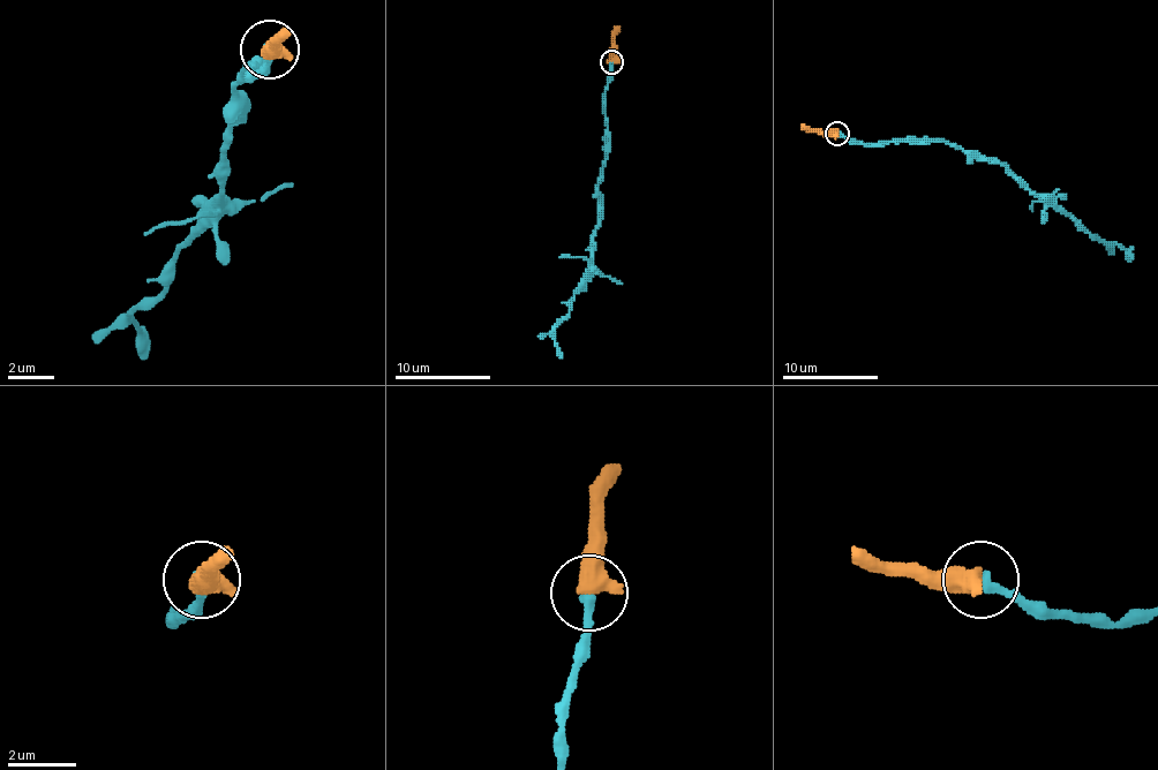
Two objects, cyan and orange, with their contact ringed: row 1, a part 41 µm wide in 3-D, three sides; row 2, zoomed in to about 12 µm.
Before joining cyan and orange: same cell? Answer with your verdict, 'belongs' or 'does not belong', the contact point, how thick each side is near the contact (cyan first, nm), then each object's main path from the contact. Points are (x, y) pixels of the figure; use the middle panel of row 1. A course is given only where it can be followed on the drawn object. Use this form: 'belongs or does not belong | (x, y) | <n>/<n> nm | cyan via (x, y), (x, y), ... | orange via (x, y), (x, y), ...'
belongs | (611, 62) | 320/700 nm | cyan via (613, 62), (593, 271), (555, 329), (562, 355) | orange via (613, 62), (613, 34), (619, 27)

